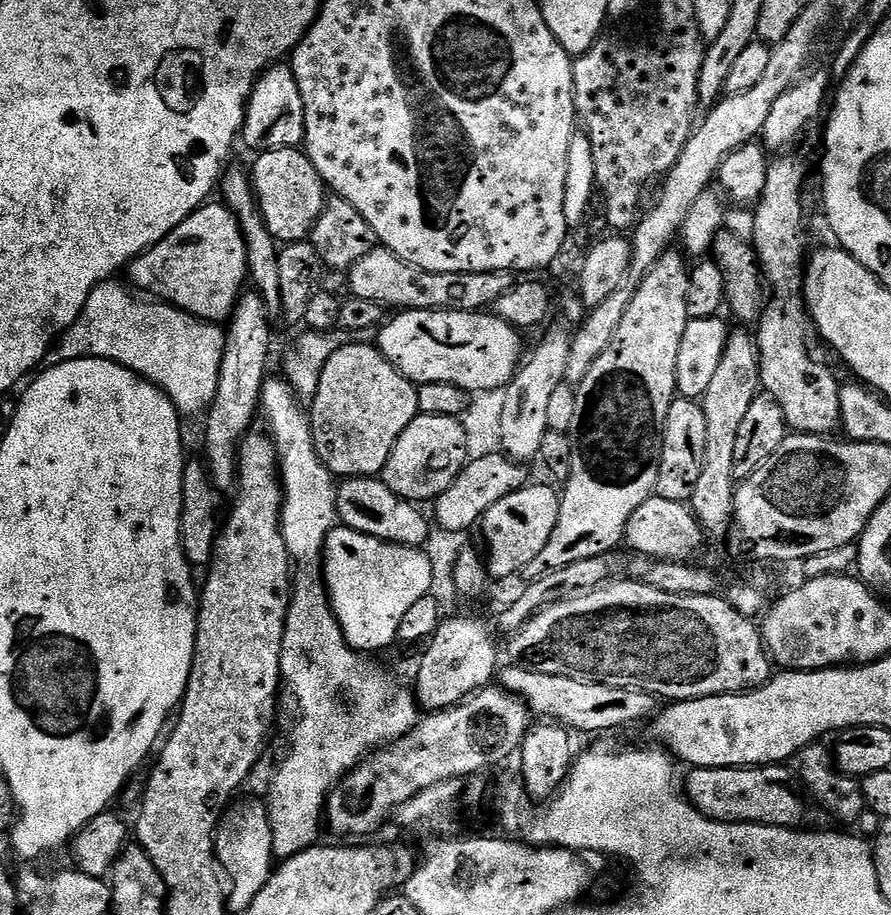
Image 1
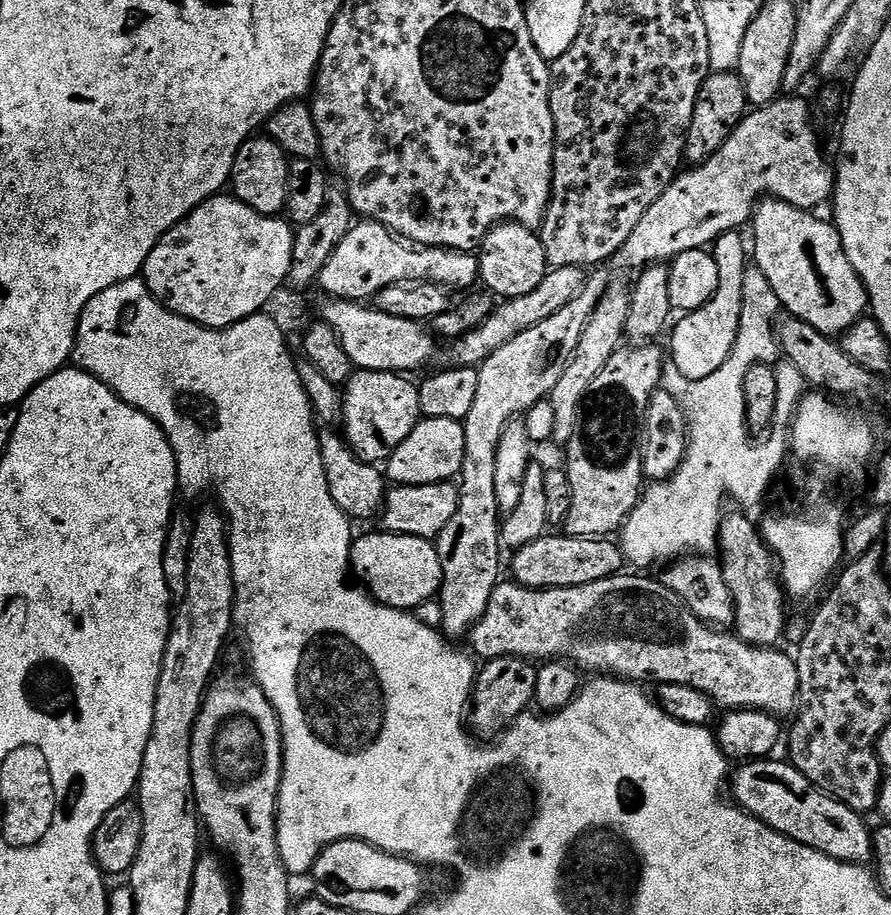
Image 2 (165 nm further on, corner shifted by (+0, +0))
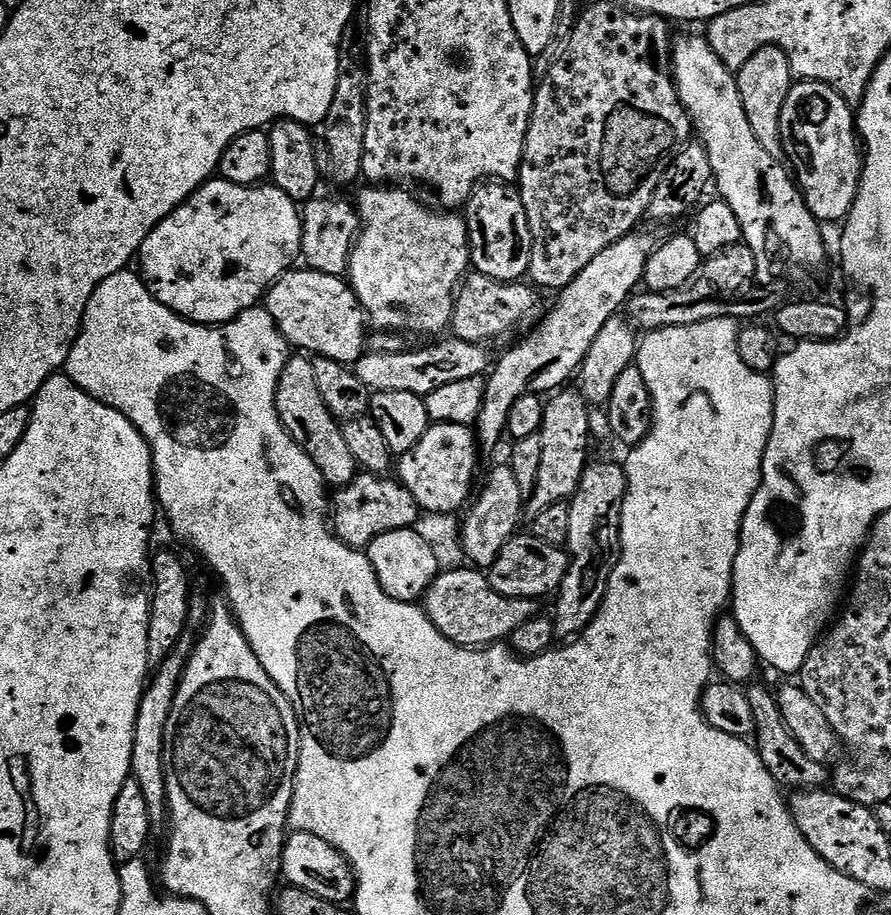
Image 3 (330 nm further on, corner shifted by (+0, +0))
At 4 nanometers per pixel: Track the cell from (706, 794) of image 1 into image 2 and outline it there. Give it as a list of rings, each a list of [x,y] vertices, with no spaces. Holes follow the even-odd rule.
[[[752,758],[740,769],[733,771],[730,776],[730,796],[739,807],[749,812],[755,820],[760,820],[766,826],[770,826],[778,834],[790,838],[794,842],[802,842],[814,850],[818,850],[824,856],[835,860],[841,860],[847,864],[867,865],[873,859],[872,838],[874,833],[866,828],[861,813],[850,810],[842,802],[838,802],[833,796],[815,788],[805,776],[799,772],[787,759],[781,758]]]

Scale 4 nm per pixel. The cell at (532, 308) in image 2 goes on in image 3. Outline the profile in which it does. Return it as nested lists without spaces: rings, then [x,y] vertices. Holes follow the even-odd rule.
[[[449,338],[434,342],[430,348],[420,348],[417,352],[407,350],[404,353],[370,353],[356,361],[354,371],[358,378],[373,393],[401,392],[426,397],[438,386],[450,386],[450,382],[462,382],[462,378],[484,376],[489,371],[488,348],[483,344],[471,344],[465,340]]]

